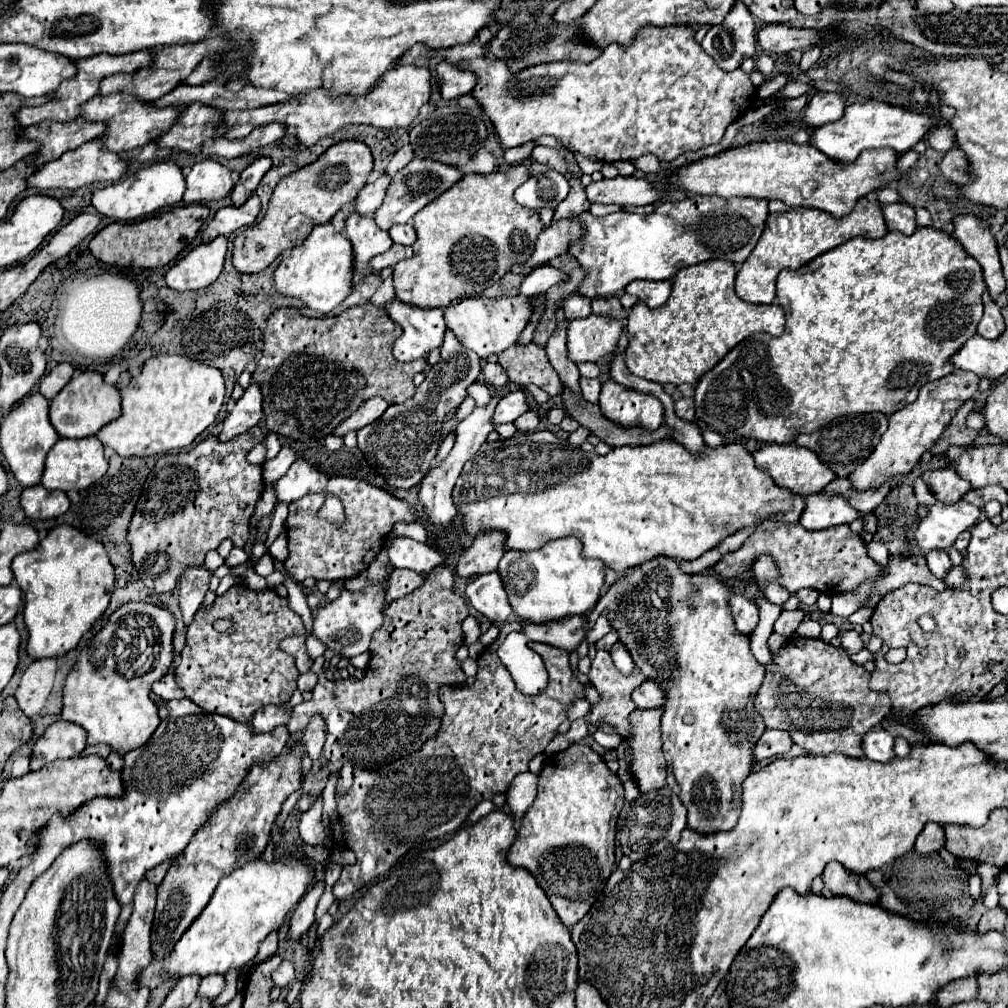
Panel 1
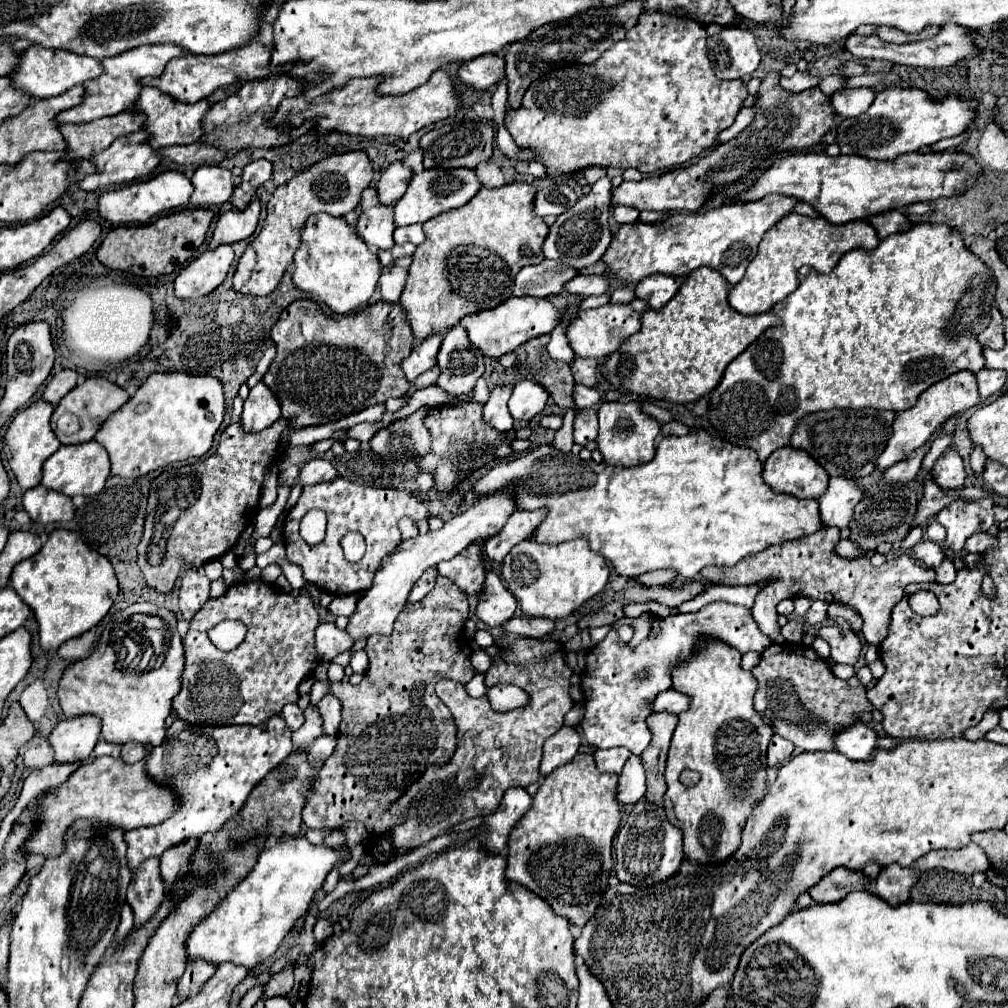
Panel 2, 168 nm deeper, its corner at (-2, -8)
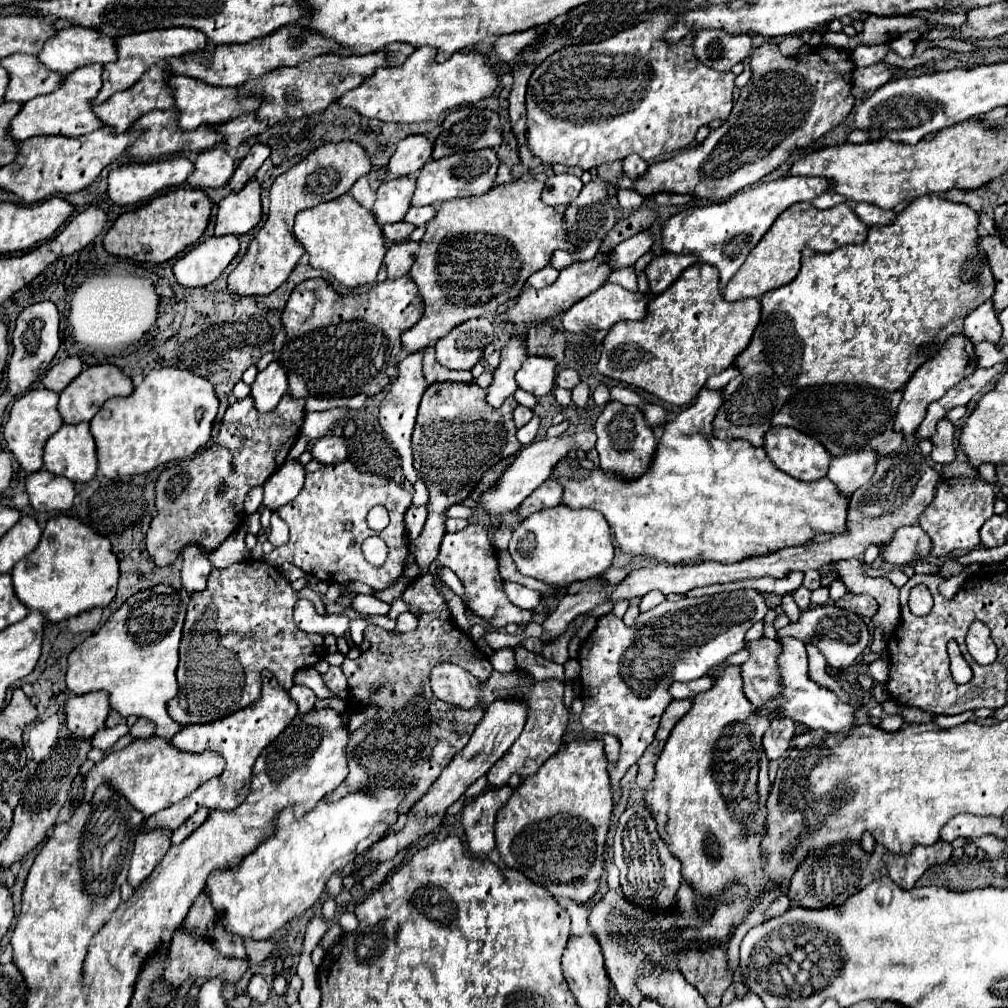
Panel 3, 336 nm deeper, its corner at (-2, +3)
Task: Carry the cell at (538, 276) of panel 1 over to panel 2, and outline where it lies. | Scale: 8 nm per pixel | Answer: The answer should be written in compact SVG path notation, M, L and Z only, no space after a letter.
M575 275L571 281L567 281L563 285L563 289L569 295L587 297L587 295L601 295L601 293L605 293L607 285L609 285L607 279L599 277L599 275Z

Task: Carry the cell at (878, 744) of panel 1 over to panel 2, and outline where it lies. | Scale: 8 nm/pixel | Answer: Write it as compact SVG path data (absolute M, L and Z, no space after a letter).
M855 723L837 735L835 749L853 761L871 761L879 747L879 739L881 735L875 729L865 723Z

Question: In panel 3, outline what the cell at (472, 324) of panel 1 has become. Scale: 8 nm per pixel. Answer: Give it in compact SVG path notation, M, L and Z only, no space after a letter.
M603 248L595 254L593 260L587 260L587 262L575 262L573 266L567 266L559 272L559 278L549 286L549 288L543 288L543 290L535 290L531 288L529 284L523 288L521 296L515 300L515 304L511 304L505 312L505 318L513 324L535 324L535 322L543 322L547 318L553 318L565 310L569 310L575 302L579 302L581 298L585 298L587 294L595 292L599 286L603 286L609 278L609 274L613 272L613 266L609 264L609 256L611 252L605 252Z

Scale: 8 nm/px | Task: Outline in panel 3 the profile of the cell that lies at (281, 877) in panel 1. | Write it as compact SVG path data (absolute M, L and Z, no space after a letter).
M409 784L403 788L357 790L339 802L321 800L305 816L295 818L293 808L283 808L275 820L275 832L263 840L249 856L241 858L235 868L213 872L207 880L207 896L223 916L223 928L267 940L285 928L293 918L319 902L327 880L359 854L381 840L397 822L397 806L401 804Z

